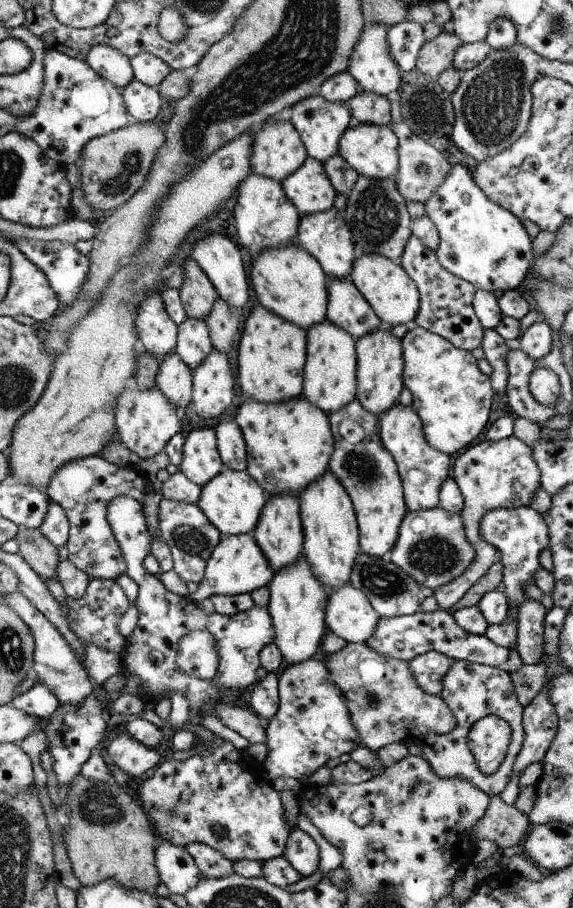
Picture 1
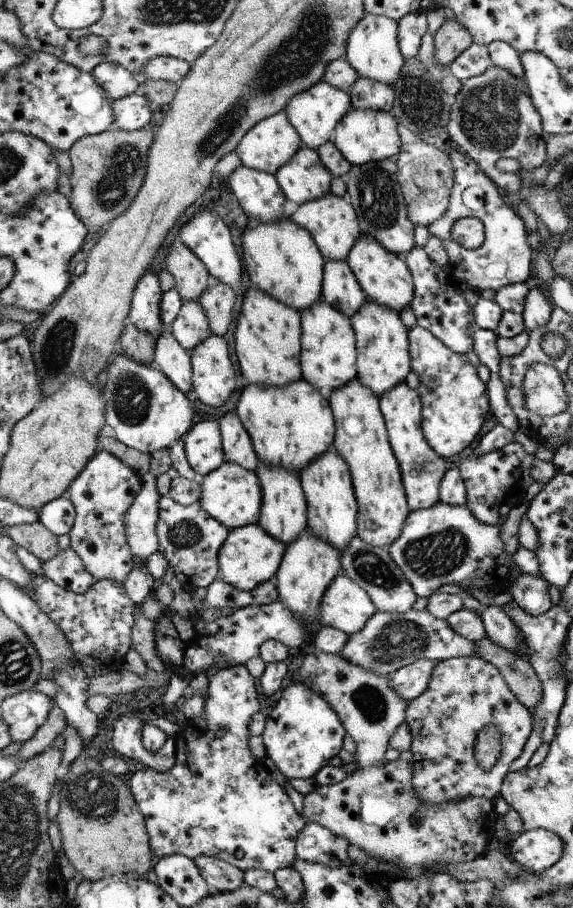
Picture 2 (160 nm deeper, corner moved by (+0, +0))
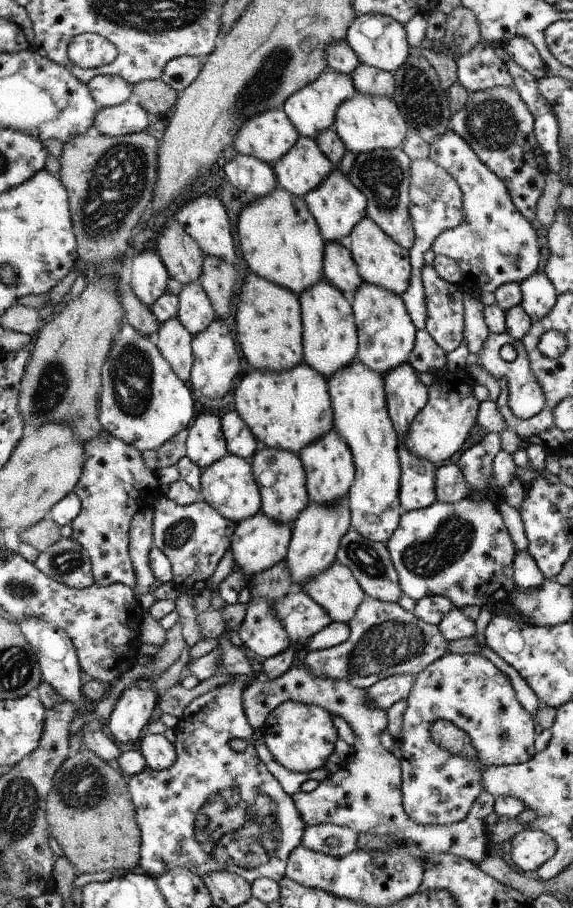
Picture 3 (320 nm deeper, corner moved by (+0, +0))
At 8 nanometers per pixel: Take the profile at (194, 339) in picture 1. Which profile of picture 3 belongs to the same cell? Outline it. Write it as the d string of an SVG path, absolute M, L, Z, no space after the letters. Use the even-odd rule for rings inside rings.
M190 282L189 285L184 286L178 299L180 300L180 309L177 318L182 326L192 336L205 333L213 324L216 314L214 314L212 304L199 282Z

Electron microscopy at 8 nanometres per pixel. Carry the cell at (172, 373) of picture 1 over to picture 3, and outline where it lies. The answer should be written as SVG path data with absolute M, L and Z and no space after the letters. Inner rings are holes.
M170 318L160 324L155 341L158 350L168 360L170 367L180 376L182 382L192 380L193 336L189 334L178 318Z

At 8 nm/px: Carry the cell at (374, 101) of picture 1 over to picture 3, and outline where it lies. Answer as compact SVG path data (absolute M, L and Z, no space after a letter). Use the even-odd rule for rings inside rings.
M359 64L350 78L358 94L372 94L393 98L395 92L394 76L390 72L372 68L366 64Z

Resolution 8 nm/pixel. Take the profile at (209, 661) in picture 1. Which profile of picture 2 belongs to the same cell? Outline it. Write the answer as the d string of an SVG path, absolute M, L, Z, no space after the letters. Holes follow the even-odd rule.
M238 665L233 668L222 669L209 680L209 689L204 702L204 710L202 714L195 717L186 718L178 730L175 740L177 742L177 762L172 769L167 771L157 771L150 767L144 767L142 770L136 771L130 778L130 790L133 790L134 798L137 798L138 806L141 813L146 817L146 826L149 833L149 842L153 848L156 860L161 857L169 857L172 855L186 855L188 858L195 859L202 855L222 859L232 866L238 867L240 870L247 871L250 869L260 869L276 874L277 870L292 867L295 862L297 837L300 832L309 823L302 812L297 810L293 805L293 799L289 797L287 792L272 778L272 774L263 762L263 759L255 757L248 747L249 726L253 721L253 714L263 710L260 691L262 685L258 686L258 677L250 674L250 666Z

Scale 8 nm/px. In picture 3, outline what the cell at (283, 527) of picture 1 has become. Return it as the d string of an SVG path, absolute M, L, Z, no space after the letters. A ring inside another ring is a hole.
M260 445L250 462L254 479L262 494L262 514L282 524L296 521L310 504L306 490L306 474L299 456L288 450L276 450Z

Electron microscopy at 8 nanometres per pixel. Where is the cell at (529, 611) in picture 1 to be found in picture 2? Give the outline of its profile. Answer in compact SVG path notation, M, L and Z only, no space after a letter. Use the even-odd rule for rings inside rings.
M520 572L510 584L510 592L523 614L543 615L553 606L548 594L549 586L542 577Z

